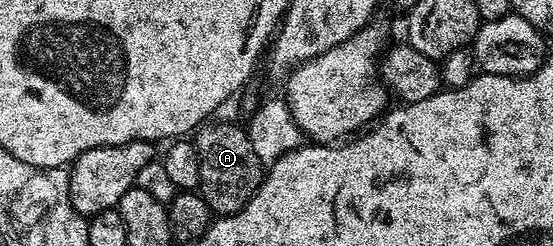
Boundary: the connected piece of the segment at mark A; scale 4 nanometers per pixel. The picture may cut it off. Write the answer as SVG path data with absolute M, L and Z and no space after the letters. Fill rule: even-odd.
M213 122L197 128L192 139L200 157L197 190L215 216L235 215L236 212L243 211L250 198L257 193L264 178L264 165L256 157L256 149L252 149L252 141L245 126Z

